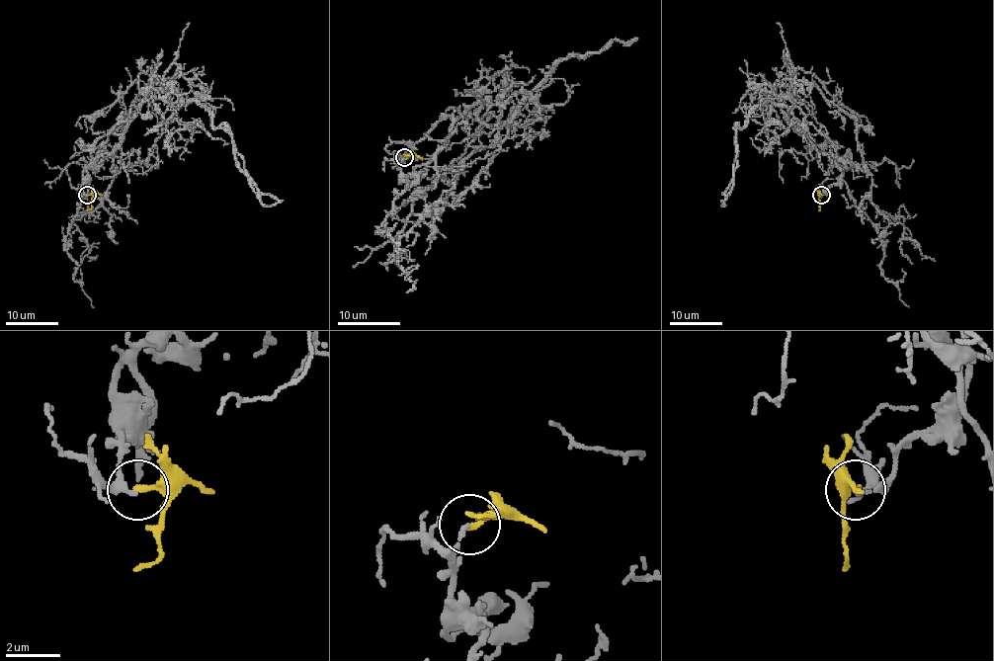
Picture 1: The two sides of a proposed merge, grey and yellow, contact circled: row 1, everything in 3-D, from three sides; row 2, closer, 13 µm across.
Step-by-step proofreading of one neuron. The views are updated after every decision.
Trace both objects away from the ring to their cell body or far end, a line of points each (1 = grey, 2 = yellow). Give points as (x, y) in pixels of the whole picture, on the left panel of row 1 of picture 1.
1: (87, 195), (87, 168), (121, 141), (148, 86), (165, 81), (134, 100), (114, 180), (74, 221), (88, 261)
2: (87, 195), (93, 196), (93, 203), (86, 210)

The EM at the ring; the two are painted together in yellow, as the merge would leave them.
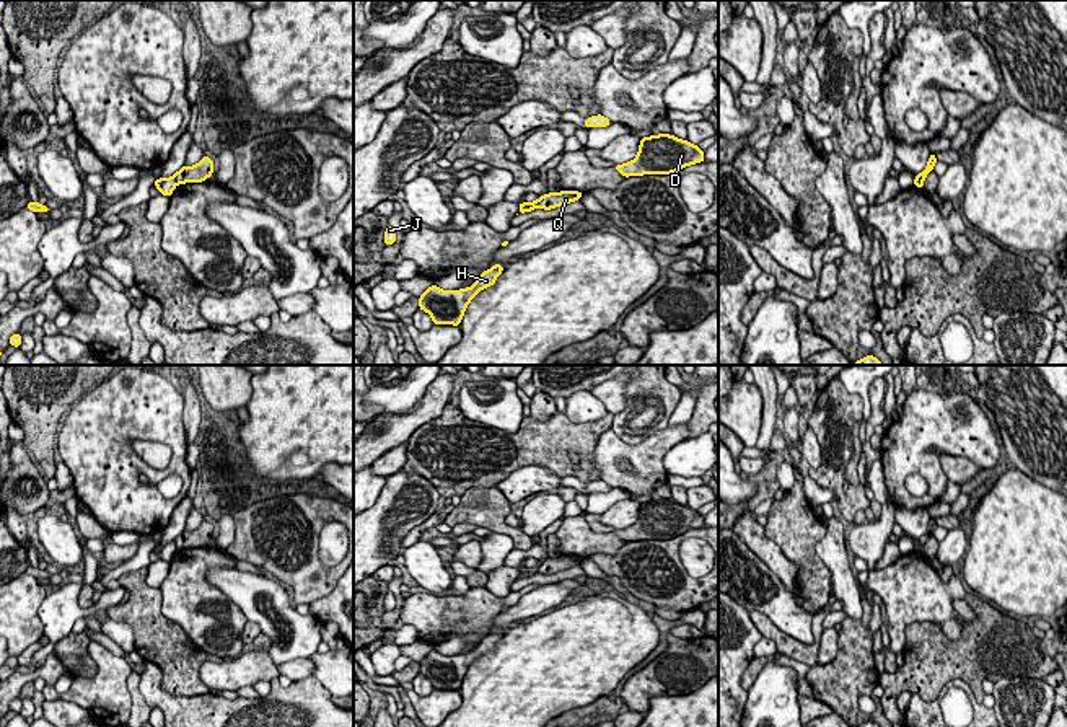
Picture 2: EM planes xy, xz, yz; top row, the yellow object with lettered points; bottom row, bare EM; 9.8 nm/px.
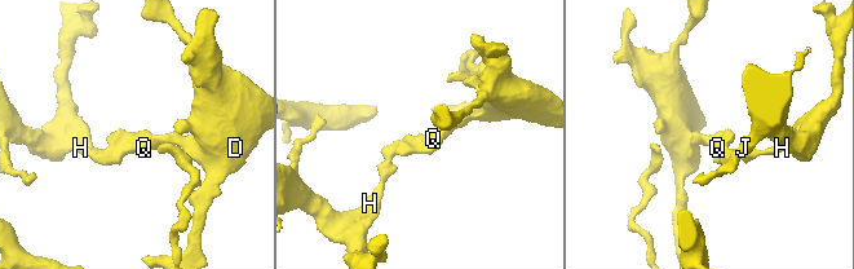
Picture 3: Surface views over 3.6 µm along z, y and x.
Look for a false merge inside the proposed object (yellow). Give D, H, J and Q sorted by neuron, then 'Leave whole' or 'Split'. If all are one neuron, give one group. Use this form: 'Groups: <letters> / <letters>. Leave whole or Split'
Groups: D Q / H J. Split

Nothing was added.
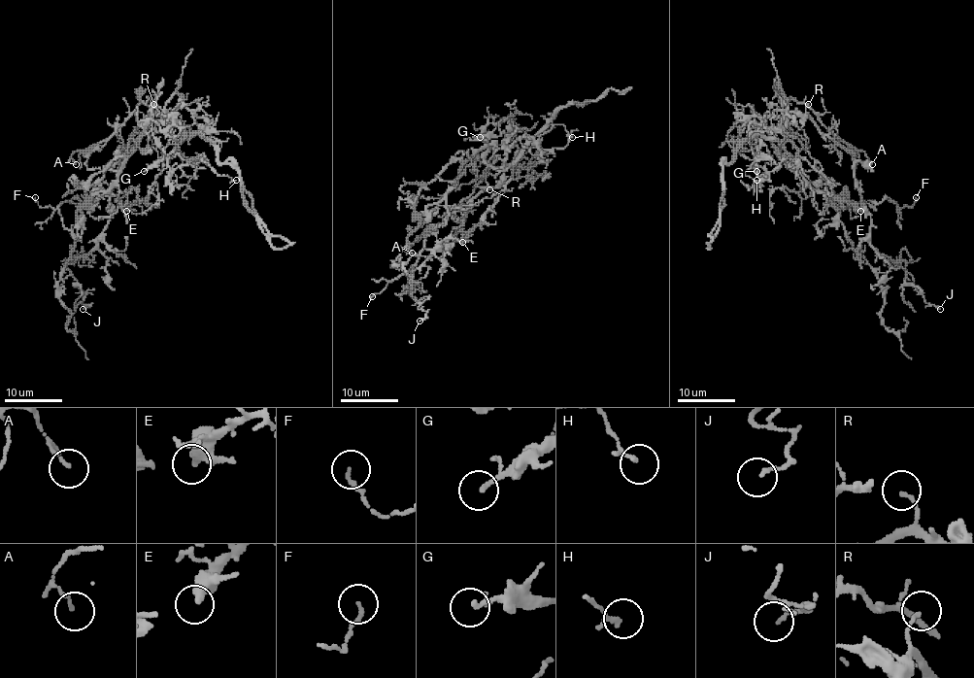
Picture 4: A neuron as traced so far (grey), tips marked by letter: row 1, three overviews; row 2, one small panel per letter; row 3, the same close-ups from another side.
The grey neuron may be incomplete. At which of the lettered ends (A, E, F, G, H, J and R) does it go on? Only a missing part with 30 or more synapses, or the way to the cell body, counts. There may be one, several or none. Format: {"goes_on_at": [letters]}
{"goes_on_at": []}

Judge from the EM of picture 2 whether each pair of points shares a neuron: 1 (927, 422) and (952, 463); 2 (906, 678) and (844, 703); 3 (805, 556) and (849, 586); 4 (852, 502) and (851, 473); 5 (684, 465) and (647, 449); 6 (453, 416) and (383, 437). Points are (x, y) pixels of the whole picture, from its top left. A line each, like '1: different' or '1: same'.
1: different
2: different
3: different
4: different
5: different
6: different

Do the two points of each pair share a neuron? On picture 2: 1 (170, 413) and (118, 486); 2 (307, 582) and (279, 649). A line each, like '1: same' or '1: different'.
1: same
2: different

